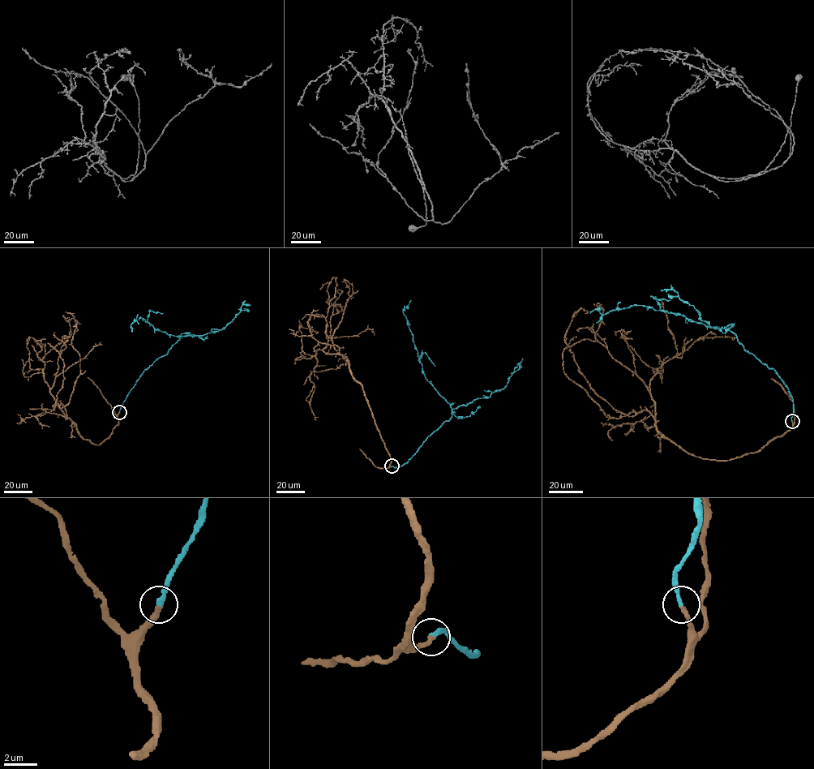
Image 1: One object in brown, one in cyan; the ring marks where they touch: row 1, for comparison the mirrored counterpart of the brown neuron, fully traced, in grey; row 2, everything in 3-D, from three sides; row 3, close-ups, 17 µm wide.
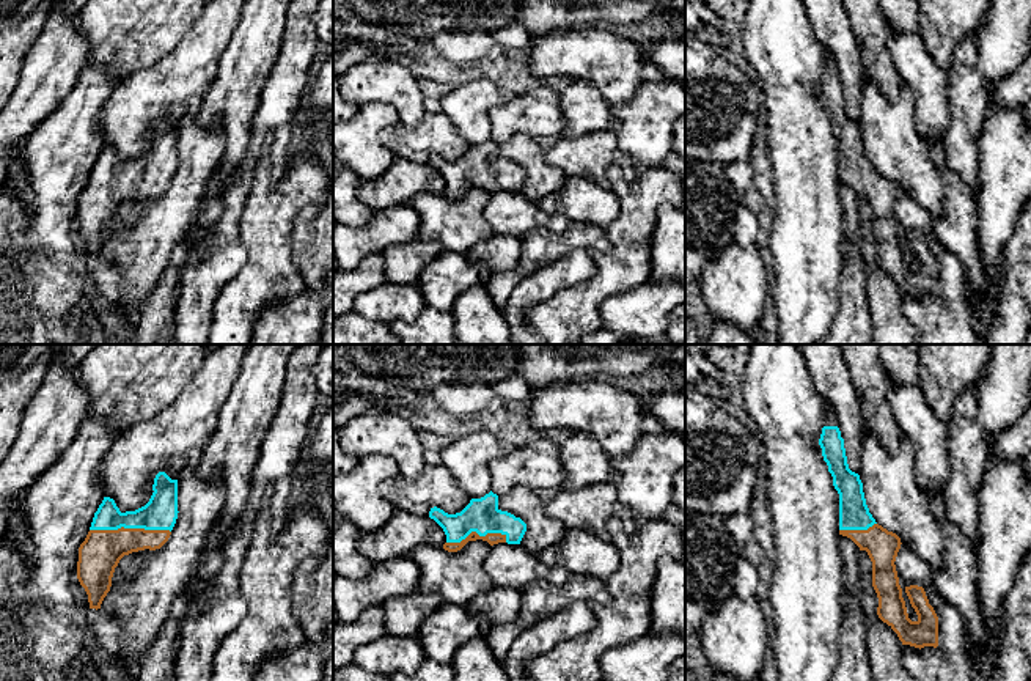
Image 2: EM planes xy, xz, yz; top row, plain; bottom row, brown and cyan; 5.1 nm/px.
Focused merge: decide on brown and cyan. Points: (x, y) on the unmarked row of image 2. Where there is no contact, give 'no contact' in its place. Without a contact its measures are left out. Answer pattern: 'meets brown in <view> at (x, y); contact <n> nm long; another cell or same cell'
meets brown in xy at (131, 176); contact 420 nm long; same cell

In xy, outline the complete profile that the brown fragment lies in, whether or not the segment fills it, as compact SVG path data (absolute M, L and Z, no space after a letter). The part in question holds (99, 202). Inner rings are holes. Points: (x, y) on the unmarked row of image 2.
M159 120L152 138L149 149L135 159L121 160L113 146L104 145L94 160L77 209L77 226L88 242L90 256L101 256L124 203L156 198L168 189L179 160L178 127Z

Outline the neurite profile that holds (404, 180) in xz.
M394 159L388 171L377 179L361 181L357 197L374 212L407 204L421 195L443 195L446 182L429 164L416 165L410 160Z

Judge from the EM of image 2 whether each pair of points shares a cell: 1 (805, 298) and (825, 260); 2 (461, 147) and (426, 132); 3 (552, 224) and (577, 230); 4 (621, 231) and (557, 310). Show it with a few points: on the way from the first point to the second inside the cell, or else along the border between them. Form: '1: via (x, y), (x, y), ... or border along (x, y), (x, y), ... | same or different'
1: via (807, 288), (807, 279), (816, 269) | same
2: via (453, 147), (439, 136), (434, 136) | same
3: border along (571, 222), (558, 233), (546, 228), (532, 230) | different
4: via (621, 255), (621, 261), (580, 302) | same

